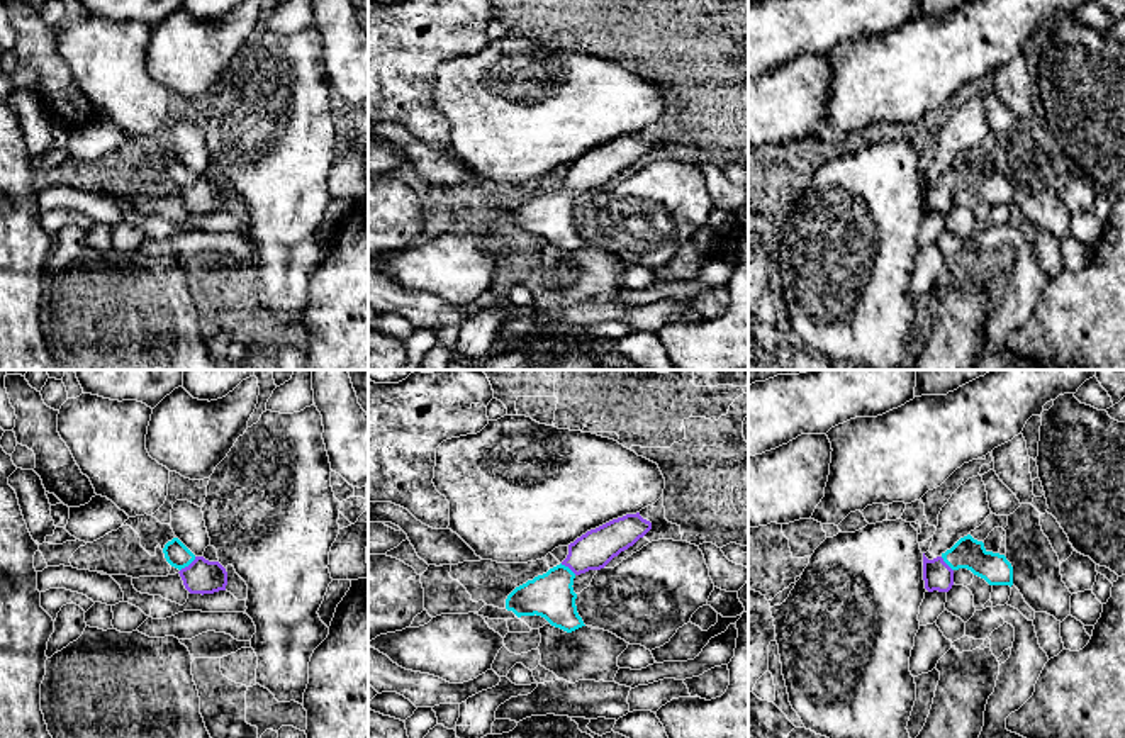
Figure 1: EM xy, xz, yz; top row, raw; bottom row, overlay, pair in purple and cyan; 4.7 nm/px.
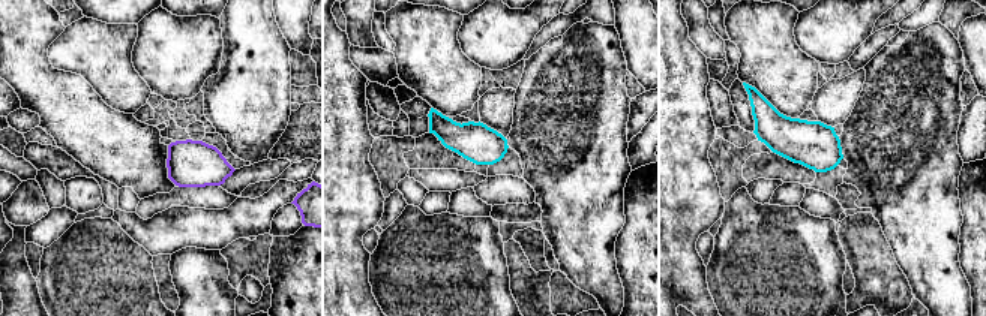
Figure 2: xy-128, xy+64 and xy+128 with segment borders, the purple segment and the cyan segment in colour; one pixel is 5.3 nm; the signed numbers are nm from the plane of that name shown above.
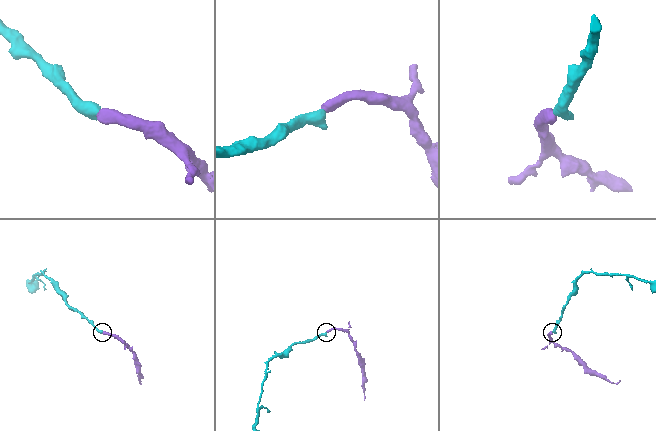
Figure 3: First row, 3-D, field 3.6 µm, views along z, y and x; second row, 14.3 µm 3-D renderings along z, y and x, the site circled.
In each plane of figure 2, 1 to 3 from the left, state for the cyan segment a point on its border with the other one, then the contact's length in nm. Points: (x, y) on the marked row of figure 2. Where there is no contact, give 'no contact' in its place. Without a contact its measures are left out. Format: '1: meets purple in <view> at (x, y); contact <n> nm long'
1: no contact
2: no contact
3: no contact

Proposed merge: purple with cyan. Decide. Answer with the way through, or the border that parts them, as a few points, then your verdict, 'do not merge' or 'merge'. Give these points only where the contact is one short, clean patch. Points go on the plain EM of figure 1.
runs through xy (202, 197), (189, 185), (175, 172); merge

